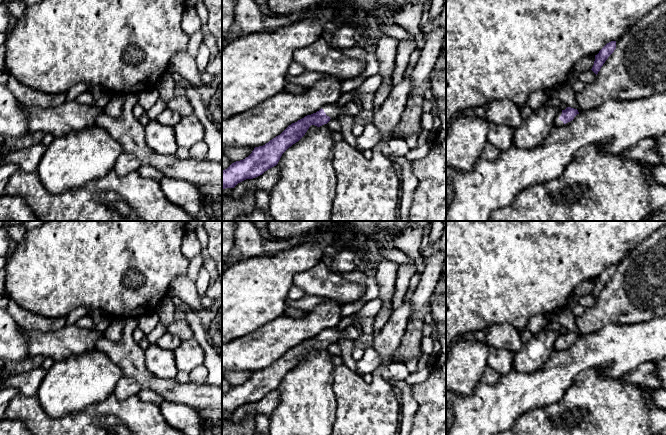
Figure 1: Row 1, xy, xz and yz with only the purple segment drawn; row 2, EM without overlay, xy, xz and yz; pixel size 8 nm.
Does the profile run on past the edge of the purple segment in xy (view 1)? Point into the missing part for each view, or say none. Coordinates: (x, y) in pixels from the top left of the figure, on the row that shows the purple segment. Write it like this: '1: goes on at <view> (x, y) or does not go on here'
1: does not go on here

